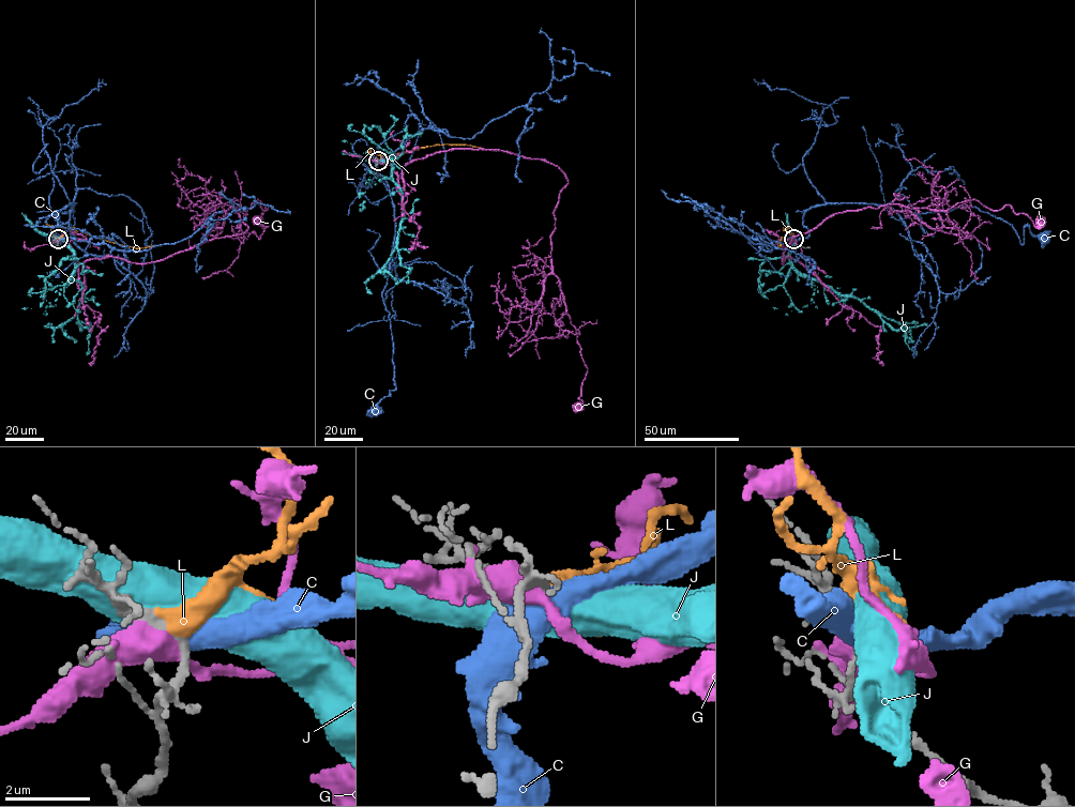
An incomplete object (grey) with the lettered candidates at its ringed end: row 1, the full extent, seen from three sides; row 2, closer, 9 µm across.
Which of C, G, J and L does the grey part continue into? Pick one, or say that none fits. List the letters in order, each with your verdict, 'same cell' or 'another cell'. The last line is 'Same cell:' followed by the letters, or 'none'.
C: another cell
G: another cell
J: another cell
L: same cell
Same cell: L

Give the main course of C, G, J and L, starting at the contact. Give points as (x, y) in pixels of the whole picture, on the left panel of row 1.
C: (58, 240), (46, 221), (75, 203), (67, 213), (62, 212), (73, 207), (76, 244), (71, 225), (55, 238)
G: (58, 239), (81, 290), (88, 259), (148, 263), (243, 232), (230, 204), (267, 204), (257, 221)
J: (57, 238), (75, 255), (73, 278), (81, 285), (82, 293), (78, 320), (81, 330), (90, 329), (87, 354)
L: (58, 239), (65, 228), (136, 248), (162, 245)

